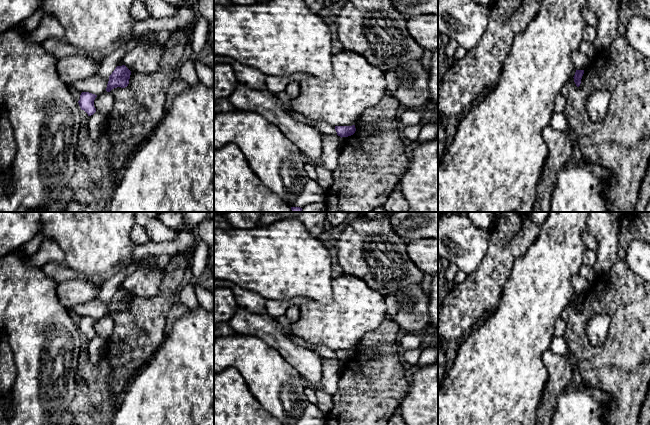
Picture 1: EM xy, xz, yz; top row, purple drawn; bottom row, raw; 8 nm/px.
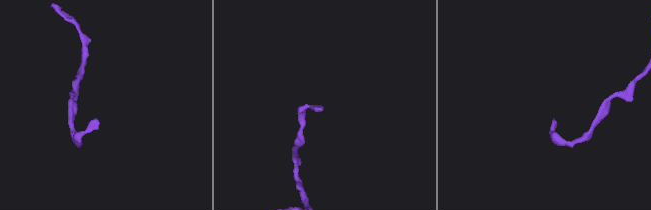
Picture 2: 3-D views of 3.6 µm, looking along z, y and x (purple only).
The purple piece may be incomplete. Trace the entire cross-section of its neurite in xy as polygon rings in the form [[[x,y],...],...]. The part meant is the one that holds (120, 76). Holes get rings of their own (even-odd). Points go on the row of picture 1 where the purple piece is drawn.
[[[125,65],[117,66],[109,76],[106,91],[110,92],[112,89],[117,87],[127,87],[129,84],[130,75],[131,71]]]

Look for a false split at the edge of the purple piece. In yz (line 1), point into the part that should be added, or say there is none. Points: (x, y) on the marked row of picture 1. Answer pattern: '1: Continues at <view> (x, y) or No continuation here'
1: No continuation here

